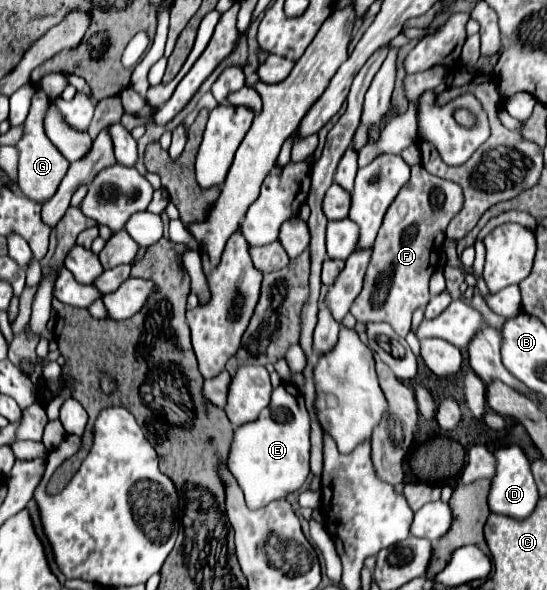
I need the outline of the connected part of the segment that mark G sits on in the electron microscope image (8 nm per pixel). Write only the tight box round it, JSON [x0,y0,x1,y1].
[17,90,69,203]

